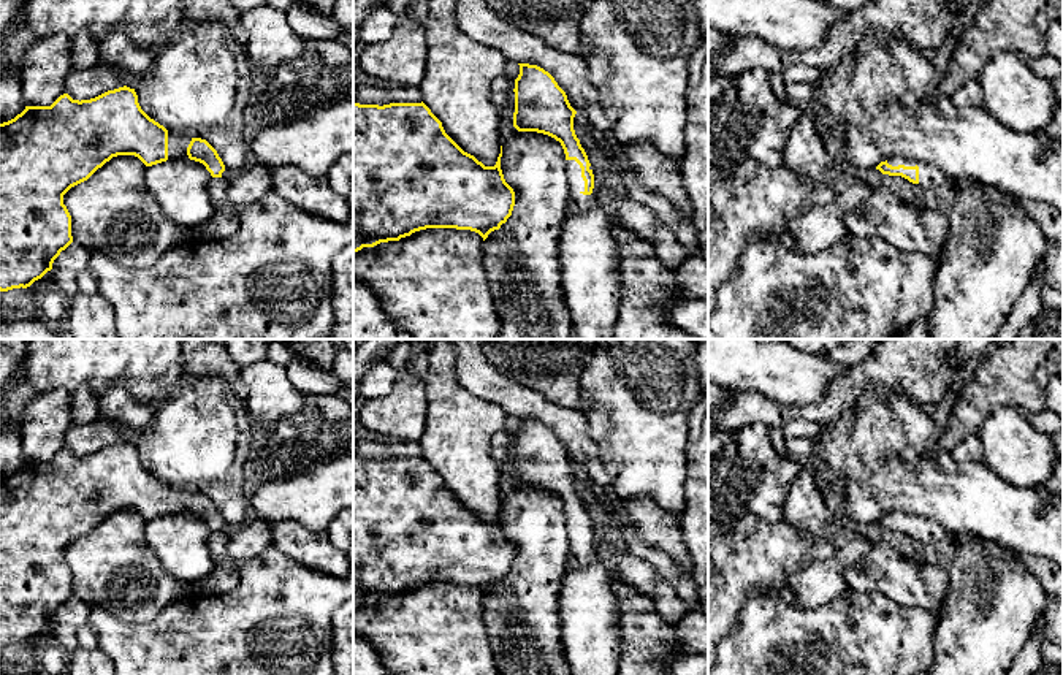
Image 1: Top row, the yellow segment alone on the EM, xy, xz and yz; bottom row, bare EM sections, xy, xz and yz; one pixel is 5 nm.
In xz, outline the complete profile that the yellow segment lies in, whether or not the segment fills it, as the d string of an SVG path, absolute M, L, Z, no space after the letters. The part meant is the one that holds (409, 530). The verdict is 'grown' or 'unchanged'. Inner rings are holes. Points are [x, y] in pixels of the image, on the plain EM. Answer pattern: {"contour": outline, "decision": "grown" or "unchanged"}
{"contour": "M353 456L353 607L426 583L471 585L485 596L507 577L515 561L515 547L504 534L501 512L502 501L496 520L485 521L464 507L423 456L383 461Z", "decision": "unchanged"}

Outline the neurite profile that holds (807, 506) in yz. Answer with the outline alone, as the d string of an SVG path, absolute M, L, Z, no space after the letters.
M802 469L789 488L783 521L800 526L827 540L836 539L836 526L830 520L829 501L816 480L816 472Z

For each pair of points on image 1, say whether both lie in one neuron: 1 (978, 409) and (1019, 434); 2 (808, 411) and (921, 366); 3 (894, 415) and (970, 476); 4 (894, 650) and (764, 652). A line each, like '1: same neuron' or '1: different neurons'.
1: different neurons
2: same neuron
3: same neuron
4: same neuron

